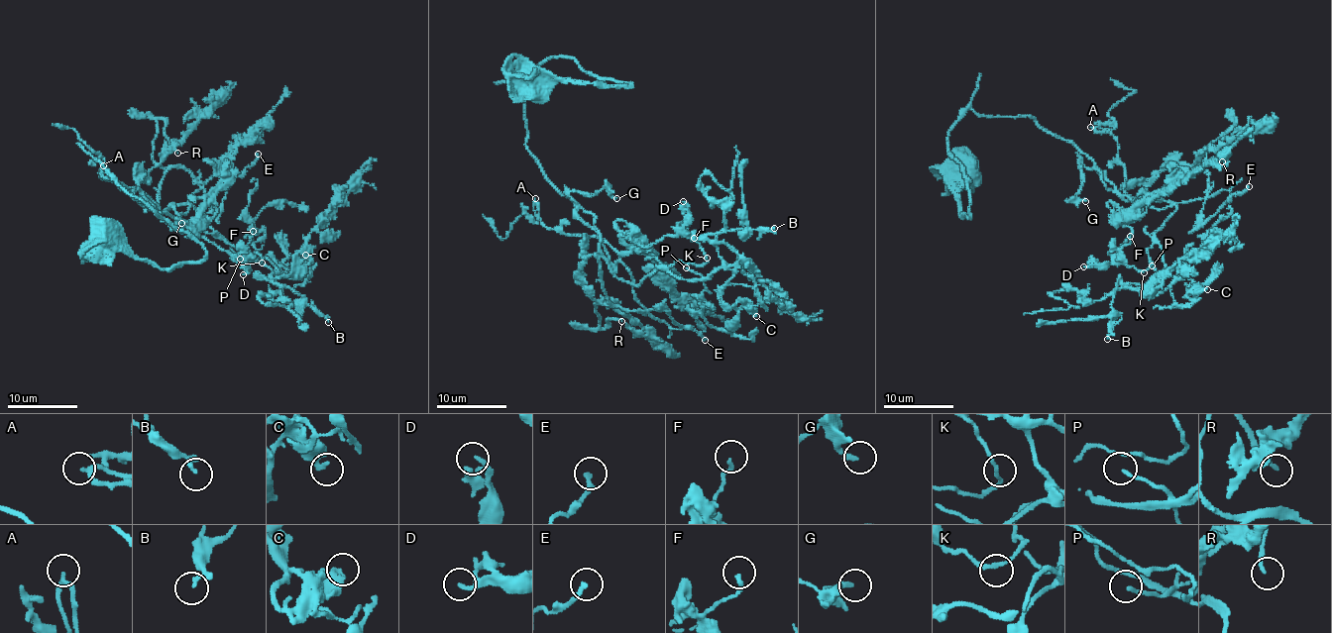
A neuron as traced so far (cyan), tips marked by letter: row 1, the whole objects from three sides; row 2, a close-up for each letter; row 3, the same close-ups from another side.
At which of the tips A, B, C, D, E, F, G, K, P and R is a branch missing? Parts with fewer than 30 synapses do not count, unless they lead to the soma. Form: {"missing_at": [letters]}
{"missing_at": []}

